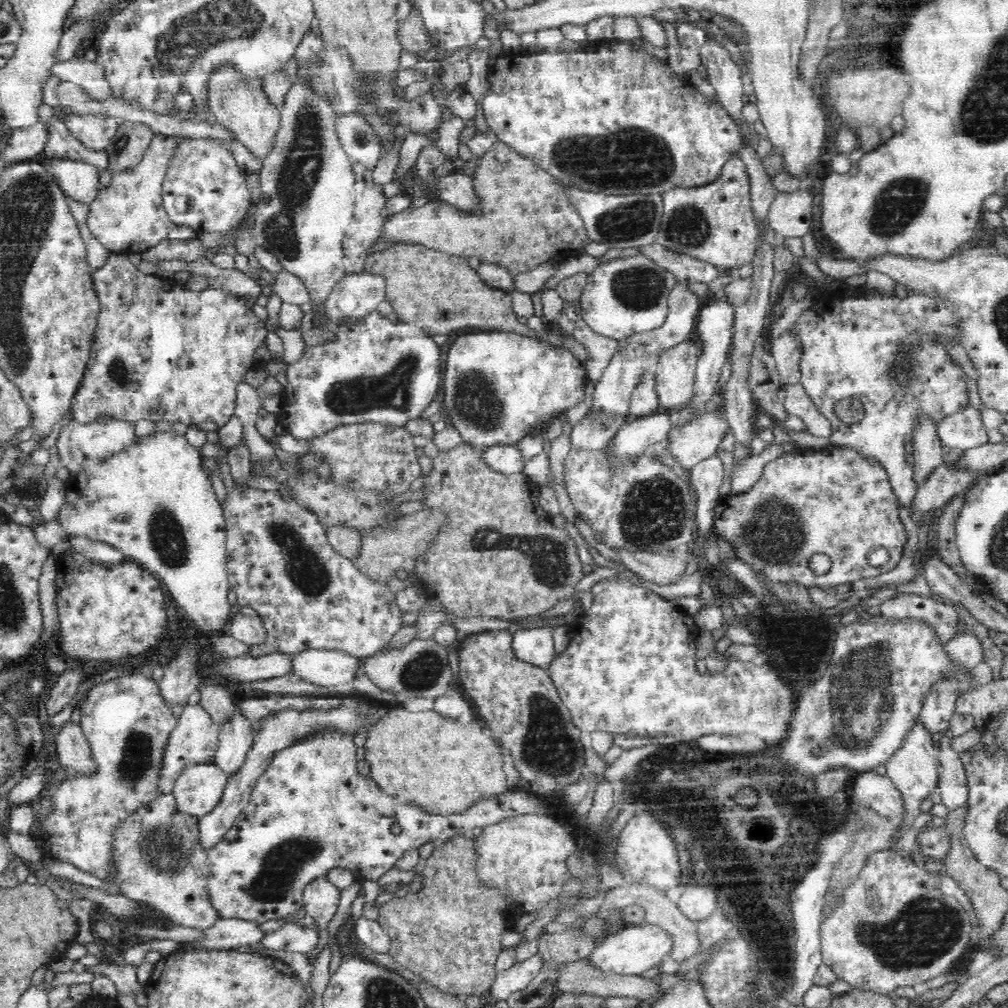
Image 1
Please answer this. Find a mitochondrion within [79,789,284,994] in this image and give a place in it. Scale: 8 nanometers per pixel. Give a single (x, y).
(166, 858)

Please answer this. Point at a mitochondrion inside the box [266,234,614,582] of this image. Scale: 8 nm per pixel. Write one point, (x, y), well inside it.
(348, 397)

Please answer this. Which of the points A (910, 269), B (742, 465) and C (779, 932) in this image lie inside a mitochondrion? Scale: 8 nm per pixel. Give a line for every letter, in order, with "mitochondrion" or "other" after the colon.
A: other
B: other
C: other

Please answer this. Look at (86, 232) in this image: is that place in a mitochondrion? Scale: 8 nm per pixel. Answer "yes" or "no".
no

